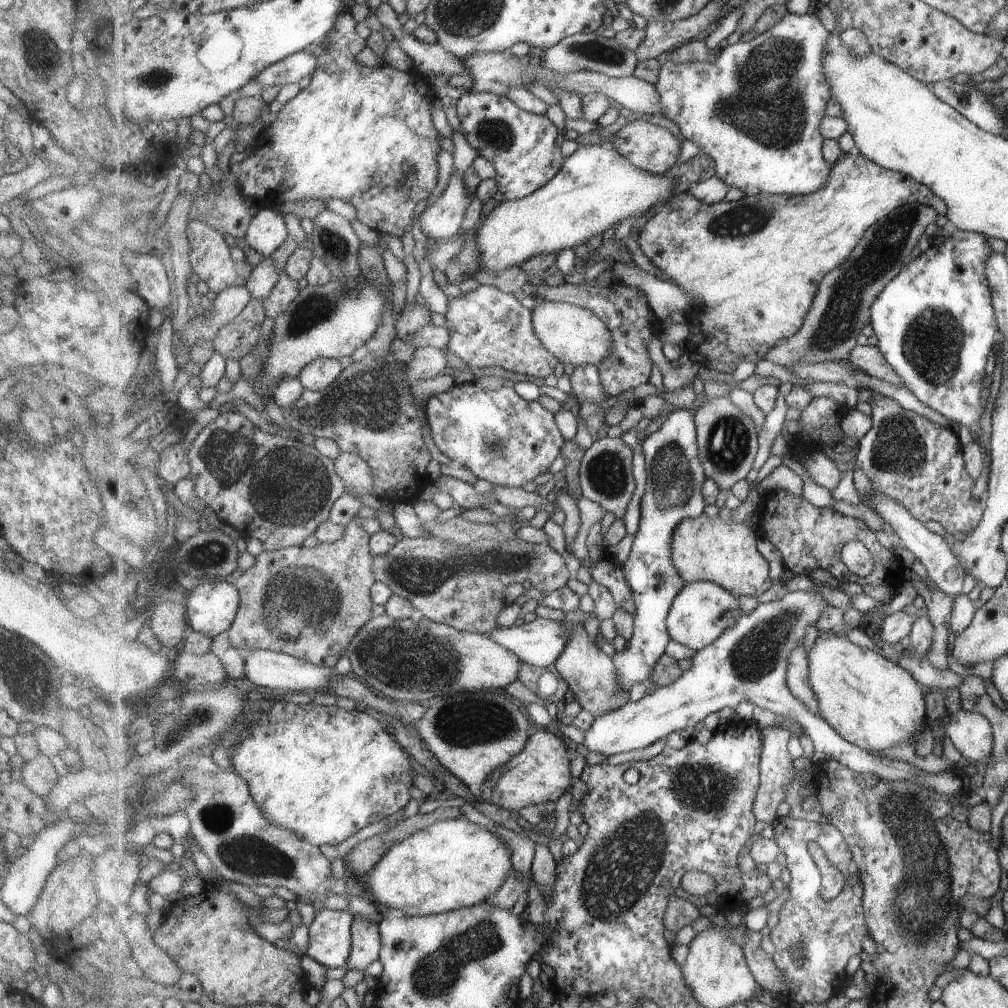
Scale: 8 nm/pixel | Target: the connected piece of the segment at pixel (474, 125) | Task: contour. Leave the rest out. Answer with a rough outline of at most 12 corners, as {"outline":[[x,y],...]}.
{"outline":[[463,93],[469,144],[506,199],[562,171],[559,128],[507,96]]}

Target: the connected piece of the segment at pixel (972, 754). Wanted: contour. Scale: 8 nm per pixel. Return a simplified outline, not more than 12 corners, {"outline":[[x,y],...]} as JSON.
{"outline":[[981,713],[950,716],[947,736],[969,761],[994,751],[994,728]]}

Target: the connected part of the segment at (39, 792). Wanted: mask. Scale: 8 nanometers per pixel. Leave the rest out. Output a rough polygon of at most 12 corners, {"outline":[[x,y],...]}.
{"outline":[[40,753],[25,761],[20,784],[39,797],[57,778]]}

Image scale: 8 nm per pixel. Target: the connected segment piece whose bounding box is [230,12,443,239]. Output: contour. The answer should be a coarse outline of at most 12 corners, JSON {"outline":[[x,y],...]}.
{"outline":[[350,12],[230,172],[405,236],[439,184],[427,80]]}

